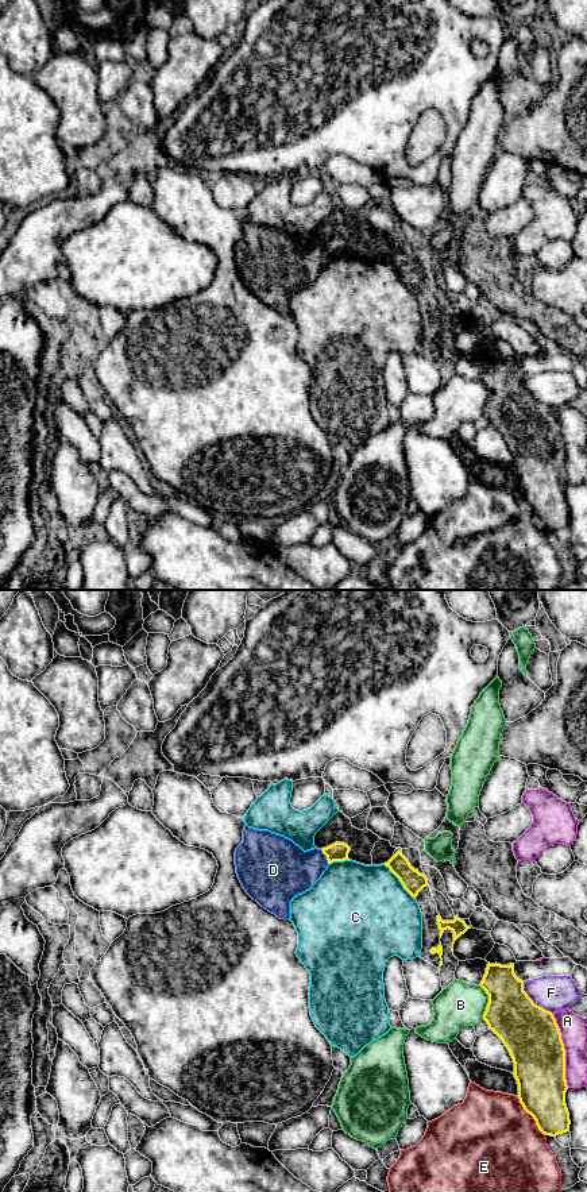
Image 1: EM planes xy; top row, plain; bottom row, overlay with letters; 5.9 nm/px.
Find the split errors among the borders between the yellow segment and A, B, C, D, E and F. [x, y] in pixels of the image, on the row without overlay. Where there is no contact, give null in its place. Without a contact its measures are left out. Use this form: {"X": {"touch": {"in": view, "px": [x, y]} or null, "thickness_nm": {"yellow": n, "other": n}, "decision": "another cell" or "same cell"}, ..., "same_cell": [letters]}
{"A": {"touch": {"in": "xy", "px": [564, 446]}, "thickness_nm": {"yellow": 320, "other": 160}, "decision": "another cell"}, "B": {"touch": {"in": "xy", "px": [489, 397]}, "thickness_nm": {"yellow": 300, "other": 260}, "decision": "another cell"}, "C": {"touch": {"in": "xy", "px": [400, 276]}, "thickness_nm": {"yellow": 140, "other": 500}, "decision": "another cell"}, "D": {"touch": {"in": "xy", "px": [327, 253]}, "thickness_nm": {"yellow": 110, "other": 300}, "decision": "another cell"}, "E": {"touch": {"in": "xy", "px": [532, 510]}, "thickness_nm": {"yellow": 300, "other": 480}, "decision": "another cell"}, "F": {"touch": {"in": "xy", "px": [532, 397]}, "thickness_nm": {"yellow": 320, "other": 200}, "decision": "another cell"}, "same_cell": []}

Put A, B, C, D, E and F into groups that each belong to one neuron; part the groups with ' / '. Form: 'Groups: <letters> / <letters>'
Groups: A / B / C / D / E / F

